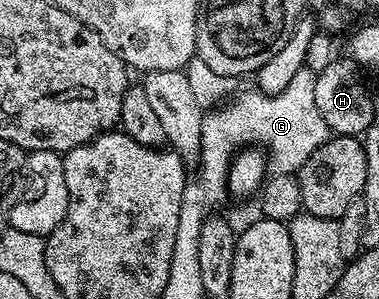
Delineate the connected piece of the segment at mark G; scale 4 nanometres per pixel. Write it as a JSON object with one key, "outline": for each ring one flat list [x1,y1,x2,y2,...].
{"outline":[[309,70,295,72,291,84,276,95,252,92,236,95,227,103,202,115,203,127,200,133,201,152,193,171,186,177,183,202,189,198,201,198,201,211,208,215,217,198,226,197,229,167,225,160,231,146,245,140,255,140,268,156,274,173,294,174,301,170,316,148,321,147,331,136,329,126,319,113,315,103,315,80,317,75]]}

